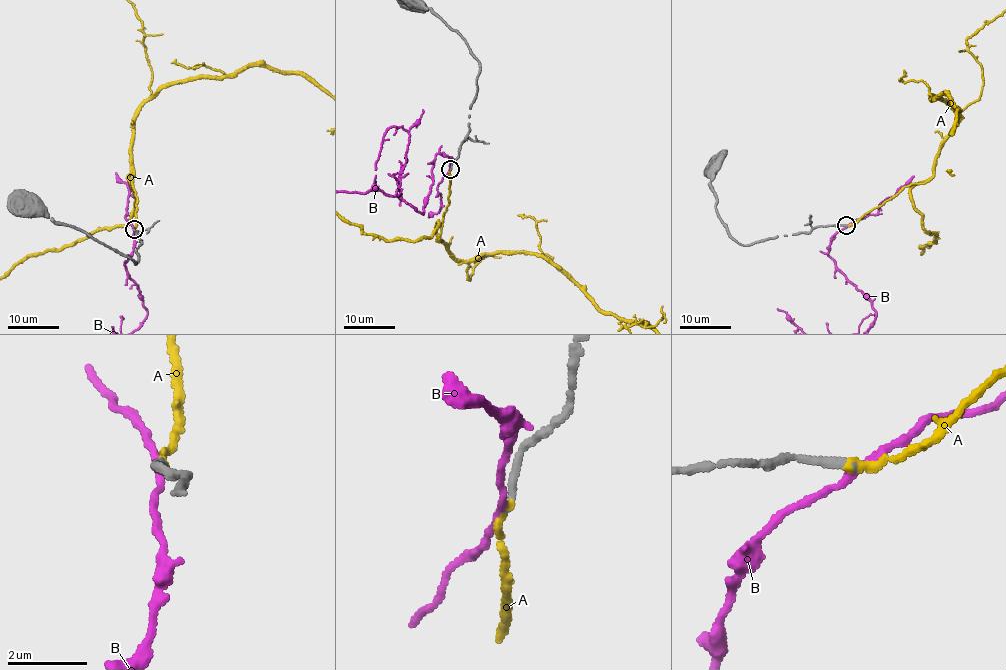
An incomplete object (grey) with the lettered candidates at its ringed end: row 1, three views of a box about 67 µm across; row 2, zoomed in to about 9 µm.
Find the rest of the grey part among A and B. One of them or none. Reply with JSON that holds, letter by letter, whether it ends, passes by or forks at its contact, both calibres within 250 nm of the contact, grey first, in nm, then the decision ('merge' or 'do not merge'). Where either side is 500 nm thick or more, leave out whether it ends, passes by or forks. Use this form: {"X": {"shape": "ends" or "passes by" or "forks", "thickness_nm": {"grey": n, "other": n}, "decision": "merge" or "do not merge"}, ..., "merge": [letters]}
{"A": {"shape": "ends", "thickness_nm": {"grey": 200, "other": 190}, "decision": "merge"}, "B": {"shape": "passes by", "thickness_nm": {"grey": 190, "other": 160}, "decision": "do not merge"}, "merge": ["A"]}

